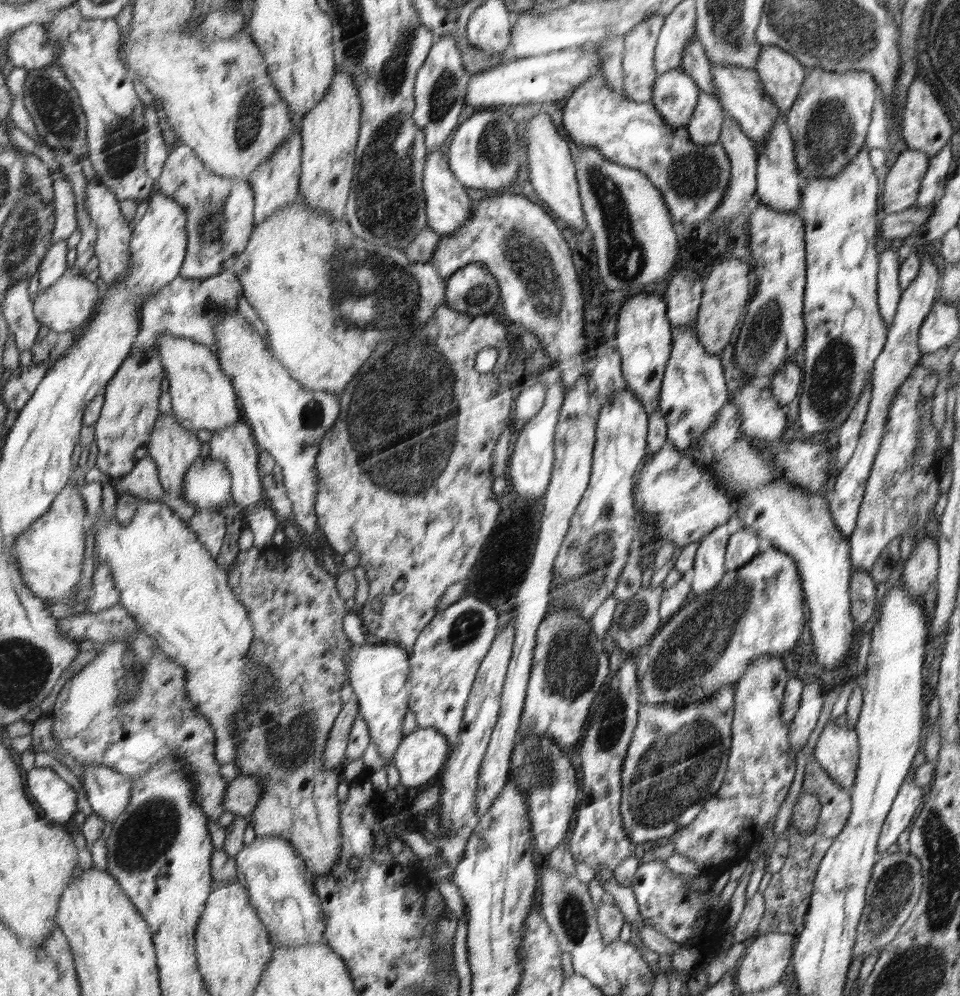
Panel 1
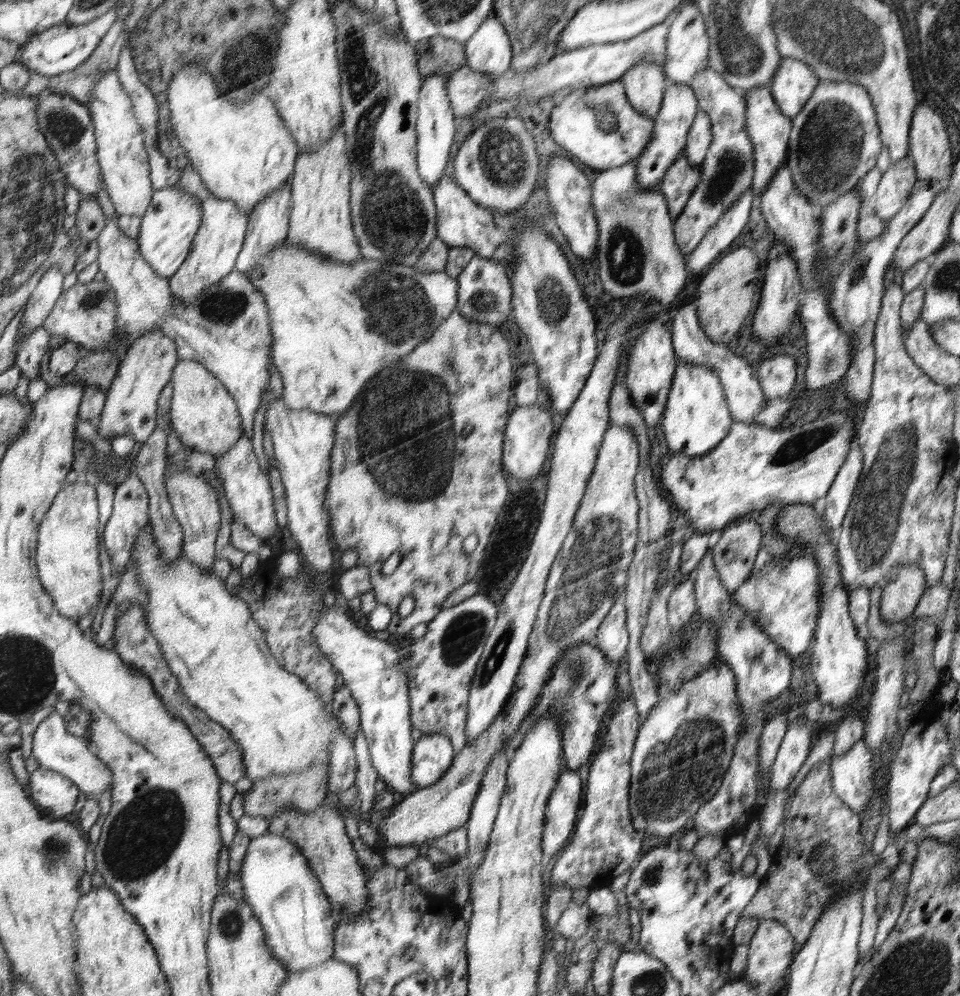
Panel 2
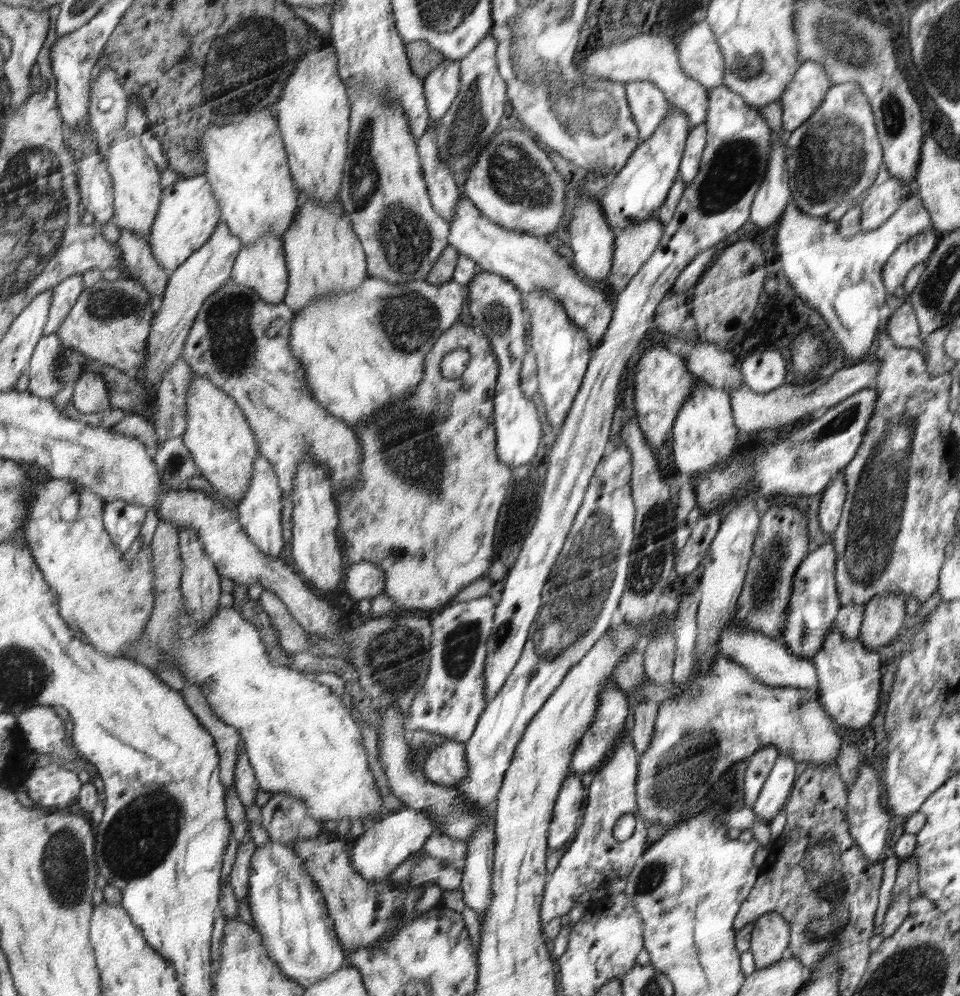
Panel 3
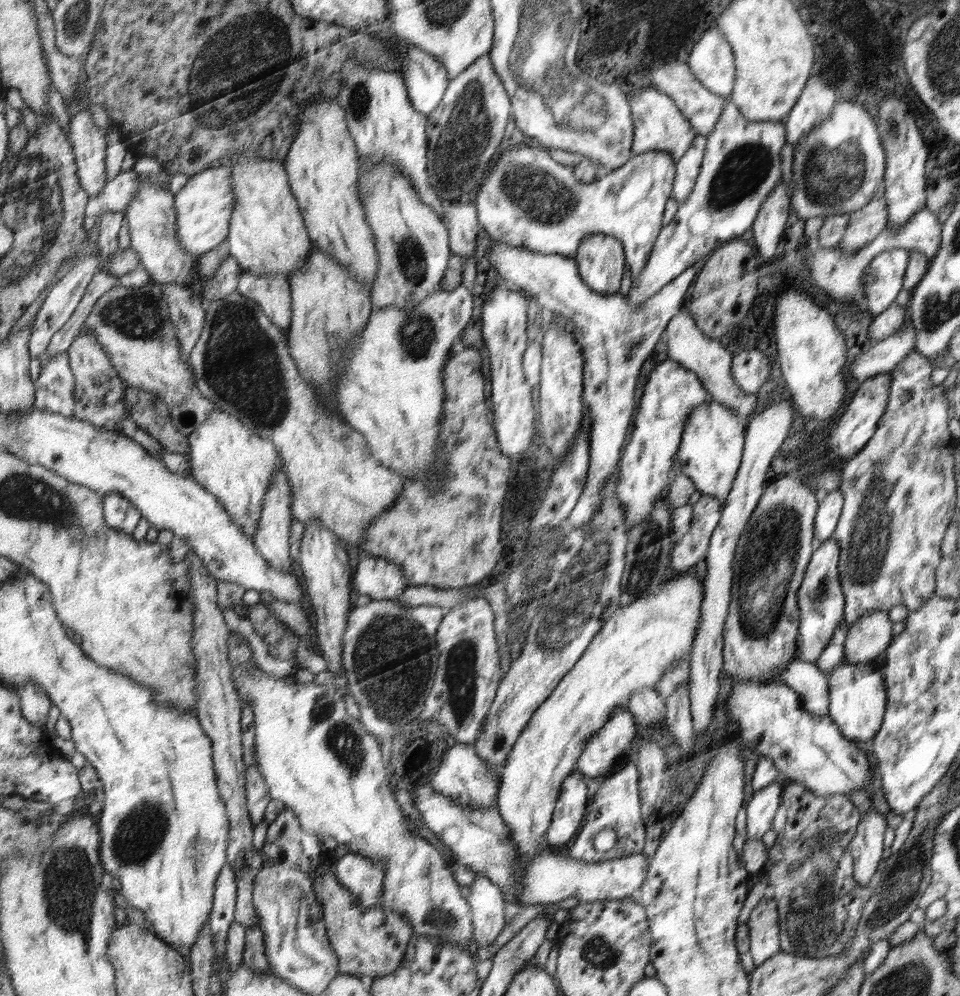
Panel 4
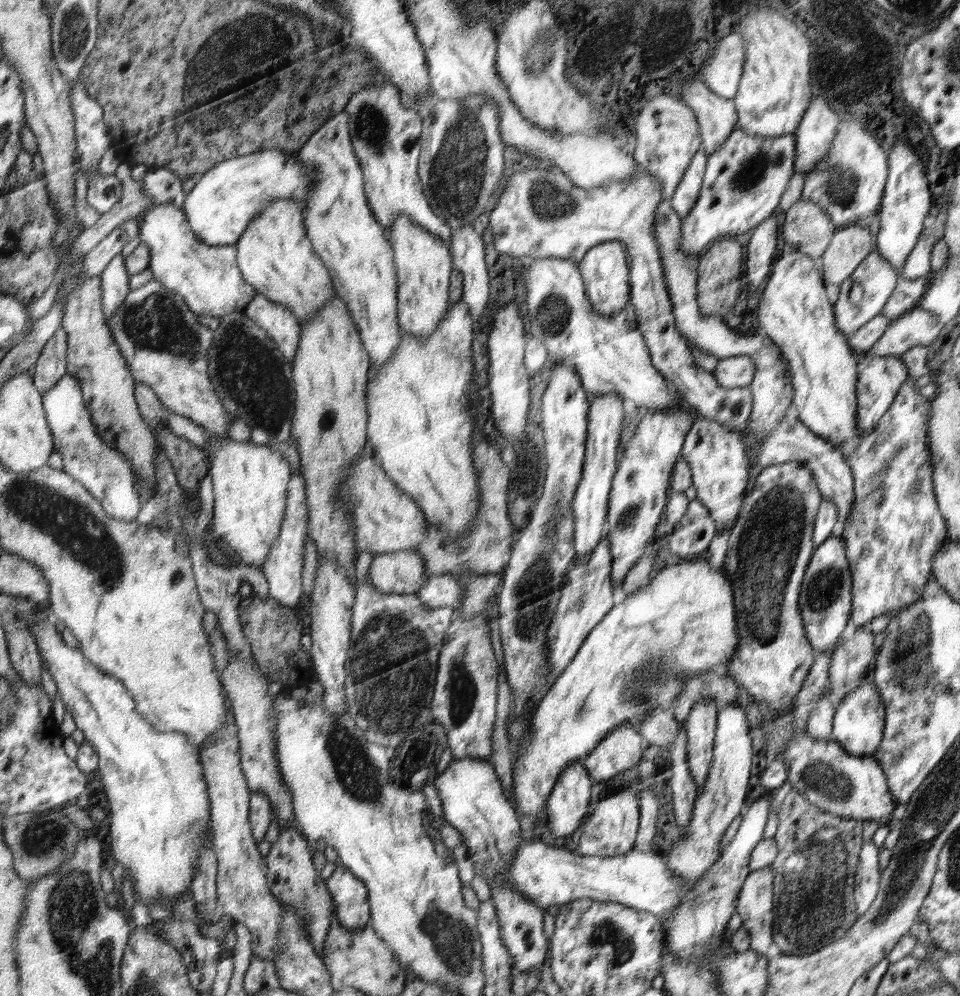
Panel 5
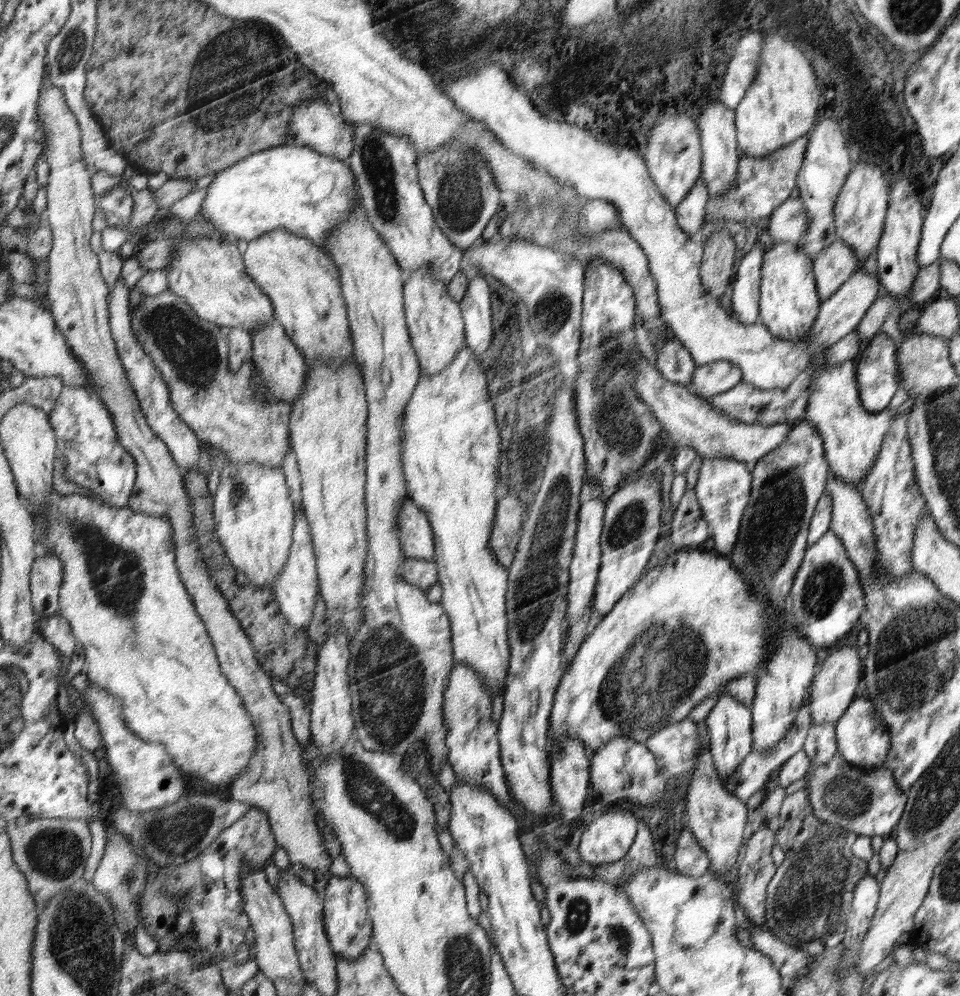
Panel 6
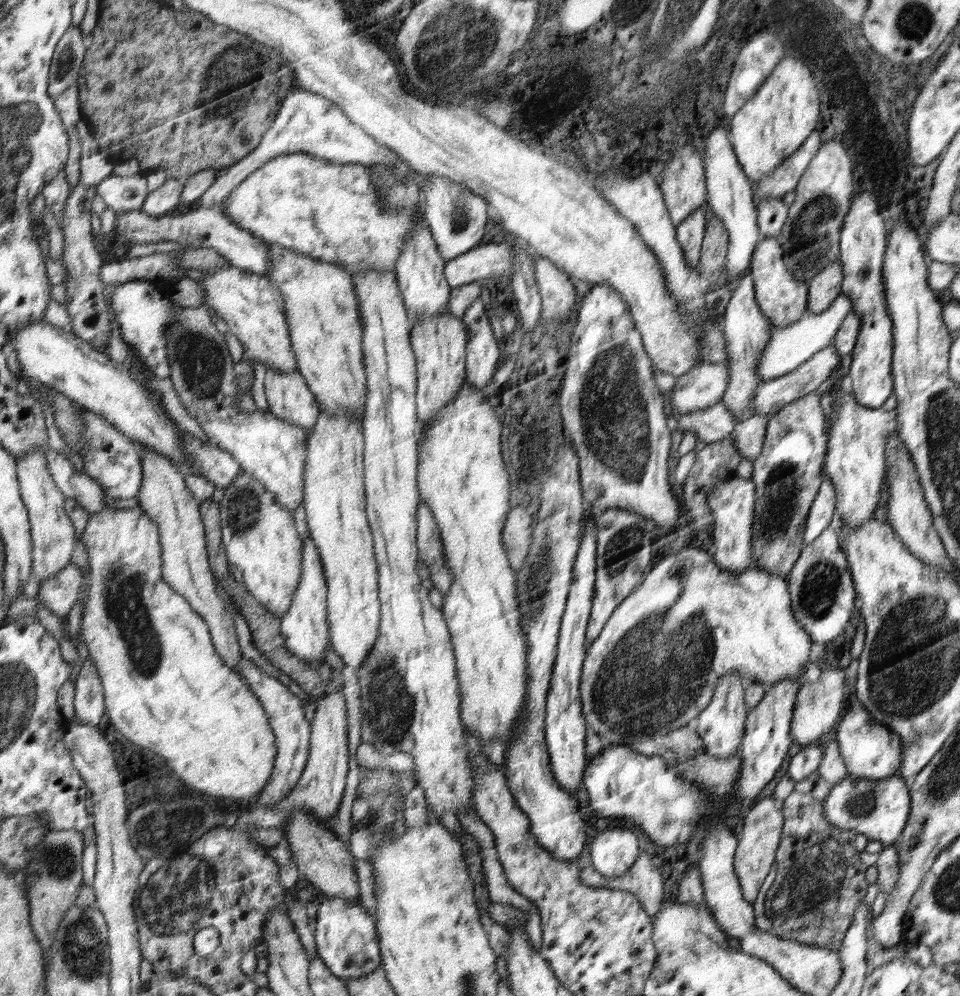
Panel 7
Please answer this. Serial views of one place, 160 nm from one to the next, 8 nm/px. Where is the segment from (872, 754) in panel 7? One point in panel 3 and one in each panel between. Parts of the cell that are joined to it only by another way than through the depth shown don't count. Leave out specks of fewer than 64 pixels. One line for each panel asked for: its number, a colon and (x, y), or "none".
3: (849, 677)
4: (857, 694)
5: (858, 723)
6: (865, 746)

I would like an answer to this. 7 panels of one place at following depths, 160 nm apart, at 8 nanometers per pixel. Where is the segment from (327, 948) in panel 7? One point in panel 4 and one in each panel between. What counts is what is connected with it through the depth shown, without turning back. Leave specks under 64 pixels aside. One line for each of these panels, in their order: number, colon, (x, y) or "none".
4: (365, 877)
5: (350, 895)
6: (349, 929)

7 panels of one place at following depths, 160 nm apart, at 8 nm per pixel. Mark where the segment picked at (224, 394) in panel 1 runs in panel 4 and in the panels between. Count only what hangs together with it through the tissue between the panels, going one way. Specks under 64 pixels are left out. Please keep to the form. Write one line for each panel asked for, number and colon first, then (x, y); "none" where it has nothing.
2: (203, 414)
3: (222, 444)
4: (236, 464)

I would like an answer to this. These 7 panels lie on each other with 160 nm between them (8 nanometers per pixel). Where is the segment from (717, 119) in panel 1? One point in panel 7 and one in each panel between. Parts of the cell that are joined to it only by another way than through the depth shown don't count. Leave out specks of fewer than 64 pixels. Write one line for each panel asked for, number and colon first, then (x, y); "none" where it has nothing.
2: (699, 137)
3: (696, 141)
4: (688, 167)
5: (687, 192)
6: (691, 212)
7: (690, 232)

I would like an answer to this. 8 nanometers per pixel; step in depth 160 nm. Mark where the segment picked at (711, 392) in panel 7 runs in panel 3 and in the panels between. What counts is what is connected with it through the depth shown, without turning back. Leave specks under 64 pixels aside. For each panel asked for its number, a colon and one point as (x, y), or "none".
3: (761, 372)
4: (750, 369)
5: (732, 372)
6: (714, 378)

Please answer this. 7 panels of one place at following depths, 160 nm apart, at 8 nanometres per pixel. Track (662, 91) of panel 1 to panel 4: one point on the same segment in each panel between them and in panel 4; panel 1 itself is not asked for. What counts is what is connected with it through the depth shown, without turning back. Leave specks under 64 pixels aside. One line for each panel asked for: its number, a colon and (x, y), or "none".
2: (679, 106)
3: (637, 191)
4: (529, 200)

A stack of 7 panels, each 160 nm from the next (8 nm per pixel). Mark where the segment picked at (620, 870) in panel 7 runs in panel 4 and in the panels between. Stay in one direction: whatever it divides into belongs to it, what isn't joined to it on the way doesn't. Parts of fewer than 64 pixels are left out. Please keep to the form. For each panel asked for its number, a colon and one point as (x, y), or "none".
4: (616, 805)
5: (611, 830)
6: (608, 838)

